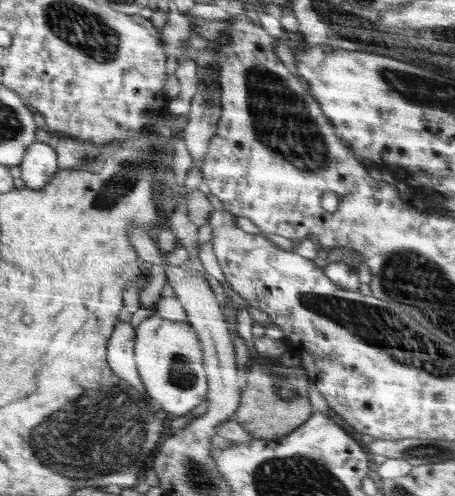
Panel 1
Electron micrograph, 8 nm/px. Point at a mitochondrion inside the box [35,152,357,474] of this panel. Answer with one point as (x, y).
(119, 185)

